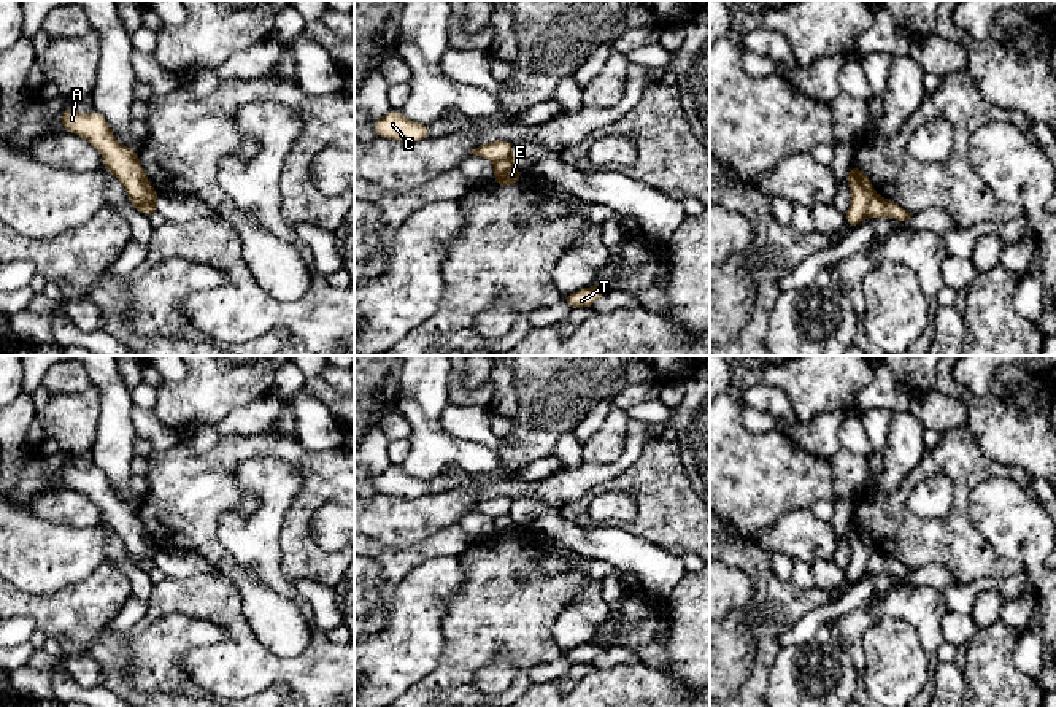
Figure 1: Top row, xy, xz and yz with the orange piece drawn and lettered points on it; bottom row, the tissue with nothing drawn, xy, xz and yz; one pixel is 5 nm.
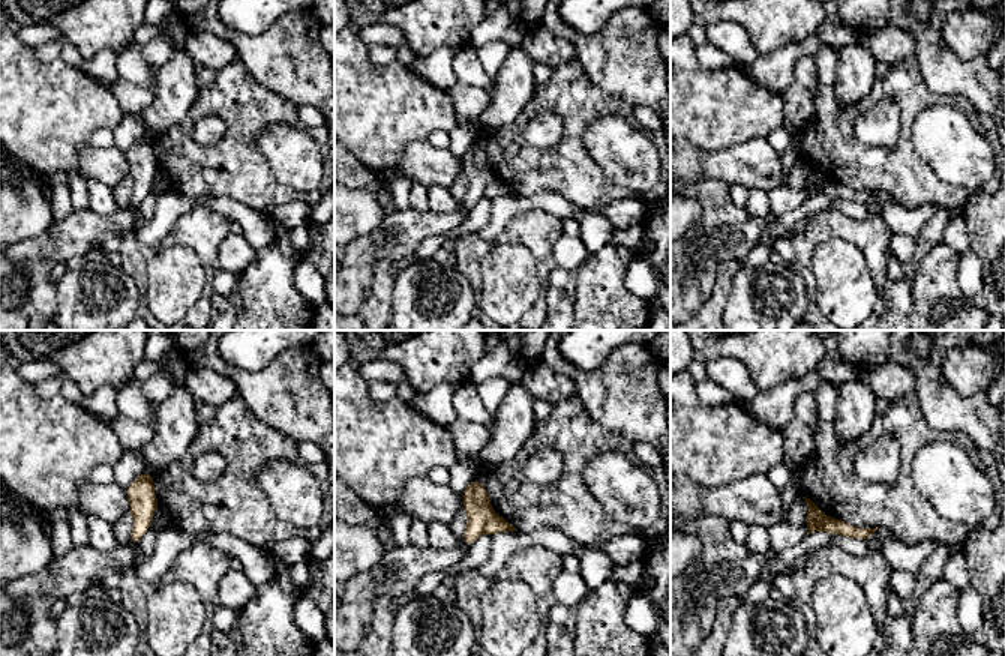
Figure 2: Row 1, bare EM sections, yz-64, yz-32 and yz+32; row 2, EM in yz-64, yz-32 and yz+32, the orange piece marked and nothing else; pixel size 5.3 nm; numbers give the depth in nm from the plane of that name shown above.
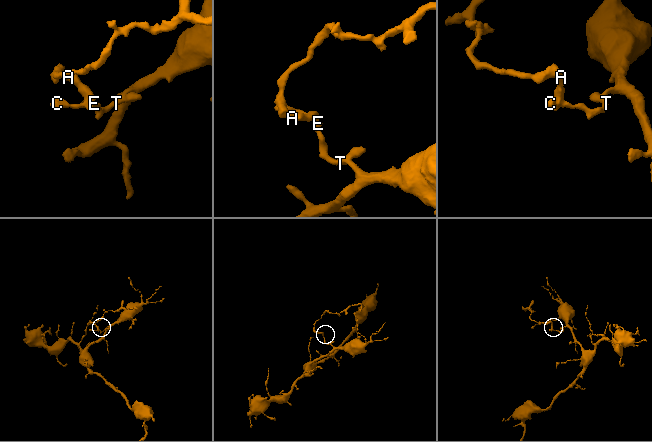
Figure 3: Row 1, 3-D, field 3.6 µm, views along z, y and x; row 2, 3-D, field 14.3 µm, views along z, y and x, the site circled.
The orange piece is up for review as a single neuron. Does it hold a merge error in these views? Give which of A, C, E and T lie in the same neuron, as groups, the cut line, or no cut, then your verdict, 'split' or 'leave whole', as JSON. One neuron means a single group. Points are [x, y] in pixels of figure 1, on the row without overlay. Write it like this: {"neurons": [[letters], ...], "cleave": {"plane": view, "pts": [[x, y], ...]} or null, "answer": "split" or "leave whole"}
{"neurons": [["A", "C"], ["E", "T"]], "cleave": {"plane": "yz", "pts": [[875, 550], [869, 558], [867, 571]]}, "answer": "split"}

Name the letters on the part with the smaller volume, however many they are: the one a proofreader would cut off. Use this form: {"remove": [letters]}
{"remove": ["A", "C"]}

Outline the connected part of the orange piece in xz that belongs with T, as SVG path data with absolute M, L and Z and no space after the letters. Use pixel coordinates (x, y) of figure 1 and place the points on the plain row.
M588 642L576 648L565 650L562 655L575 664L588 664L594 658L597 658L605 648L607 645L603 642Z

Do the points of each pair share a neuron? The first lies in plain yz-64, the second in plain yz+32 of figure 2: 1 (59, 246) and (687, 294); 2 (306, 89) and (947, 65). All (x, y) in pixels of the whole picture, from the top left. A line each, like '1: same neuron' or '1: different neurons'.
1: same neuron
2: same neuron

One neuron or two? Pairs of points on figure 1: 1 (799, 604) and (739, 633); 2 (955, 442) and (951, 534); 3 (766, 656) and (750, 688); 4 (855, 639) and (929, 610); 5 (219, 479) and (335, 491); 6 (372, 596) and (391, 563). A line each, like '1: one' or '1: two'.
1: one
2: one
3: one
4: one
5: one
6: two

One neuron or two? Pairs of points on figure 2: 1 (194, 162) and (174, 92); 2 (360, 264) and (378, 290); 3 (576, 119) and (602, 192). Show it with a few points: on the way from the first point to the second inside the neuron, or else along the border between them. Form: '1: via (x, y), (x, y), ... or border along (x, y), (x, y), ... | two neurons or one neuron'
1: border along (200, 90), (188, 114), (153, 137) | two neurons
2: border along (392, 261), (378, 261), (371, 275) | two neurons
3: via (575, 137), (575, 165), (584, 174) | one neuron

